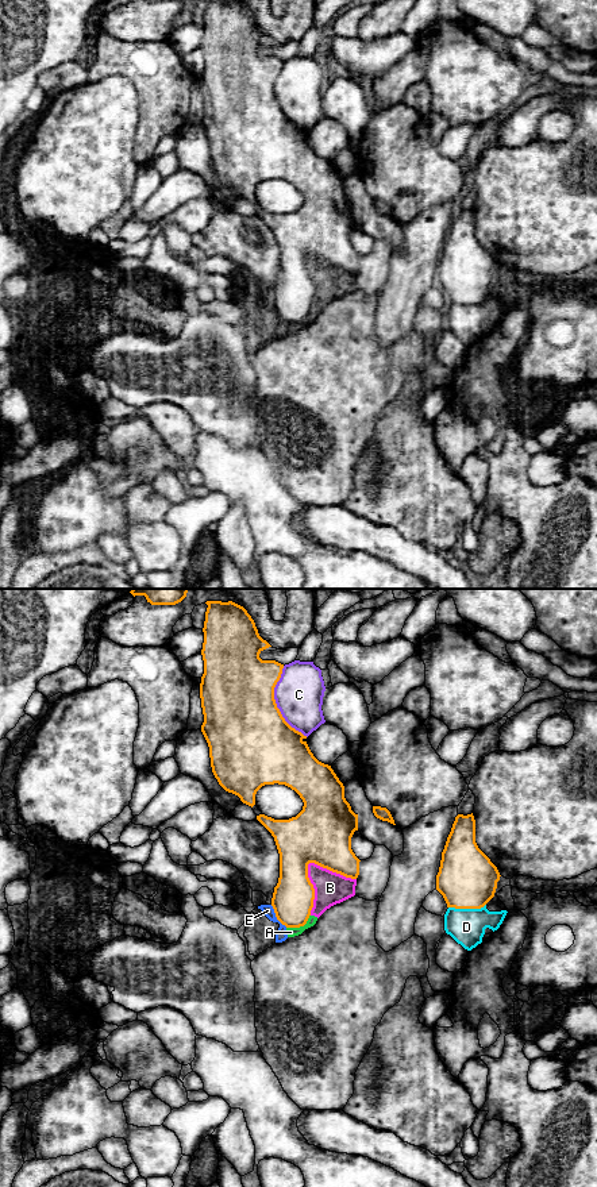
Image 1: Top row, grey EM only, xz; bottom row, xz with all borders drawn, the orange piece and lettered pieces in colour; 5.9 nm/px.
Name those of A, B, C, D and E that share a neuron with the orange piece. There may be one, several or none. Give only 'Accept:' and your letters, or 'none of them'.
Accept: none of them

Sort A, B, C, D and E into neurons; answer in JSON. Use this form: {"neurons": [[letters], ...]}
{"neurons": [["A", "B", "E"], ["C"], ["D"]]}

